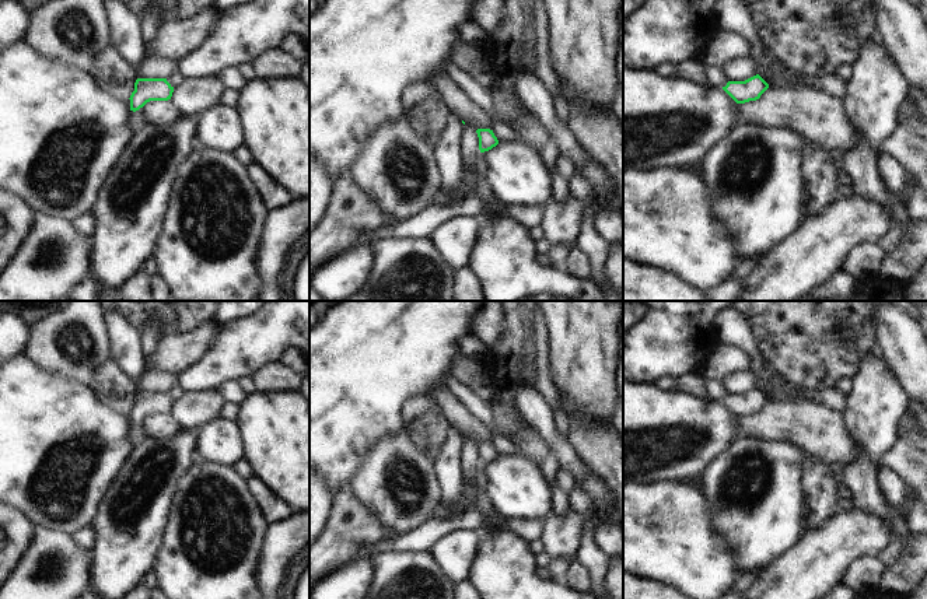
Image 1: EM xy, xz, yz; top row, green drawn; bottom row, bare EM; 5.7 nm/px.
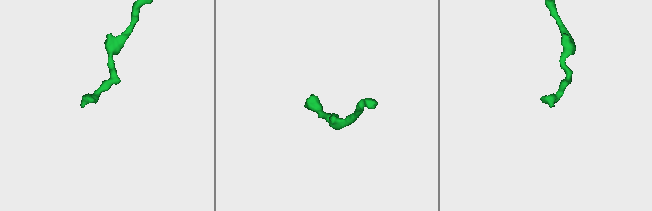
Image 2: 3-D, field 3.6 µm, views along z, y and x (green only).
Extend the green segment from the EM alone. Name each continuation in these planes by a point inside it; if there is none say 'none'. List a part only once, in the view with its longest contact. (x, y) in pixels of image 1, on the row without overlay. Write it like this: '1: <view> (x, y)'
1: xy (137, 434).

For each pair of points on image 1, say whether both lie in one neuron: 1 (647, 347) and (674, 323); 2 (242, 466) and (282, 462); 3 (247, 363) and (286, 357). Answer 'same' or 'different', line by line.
1: same
2: different
3: different

